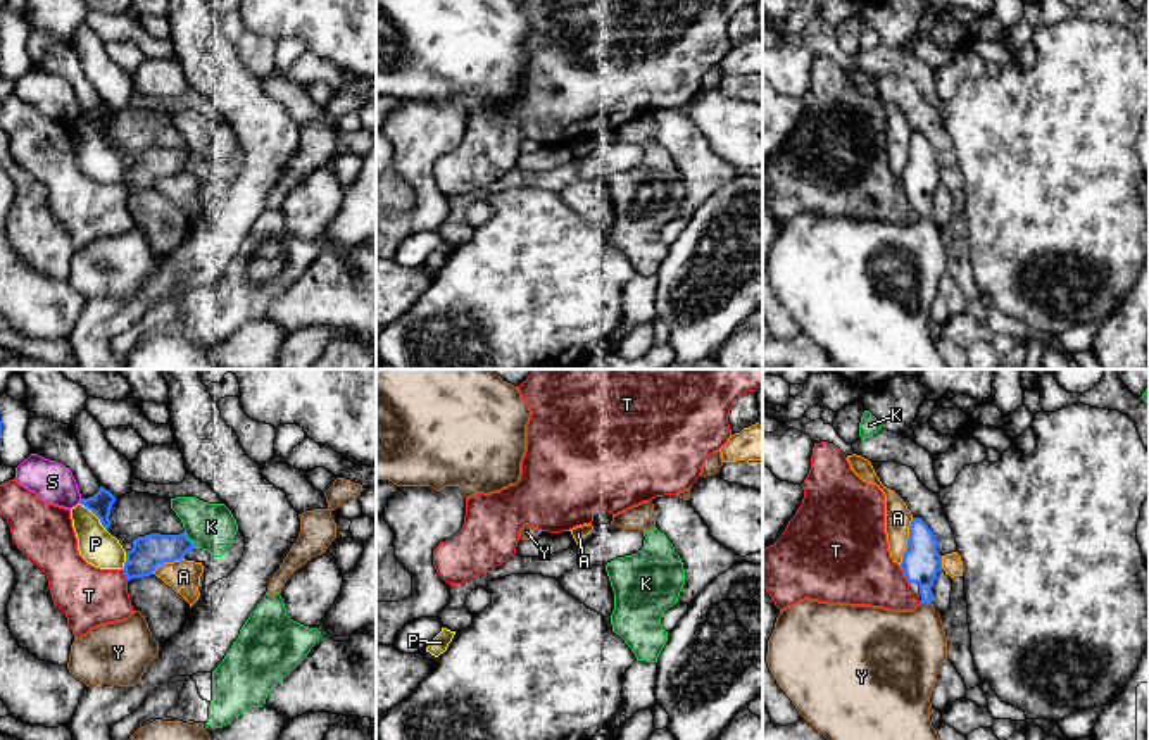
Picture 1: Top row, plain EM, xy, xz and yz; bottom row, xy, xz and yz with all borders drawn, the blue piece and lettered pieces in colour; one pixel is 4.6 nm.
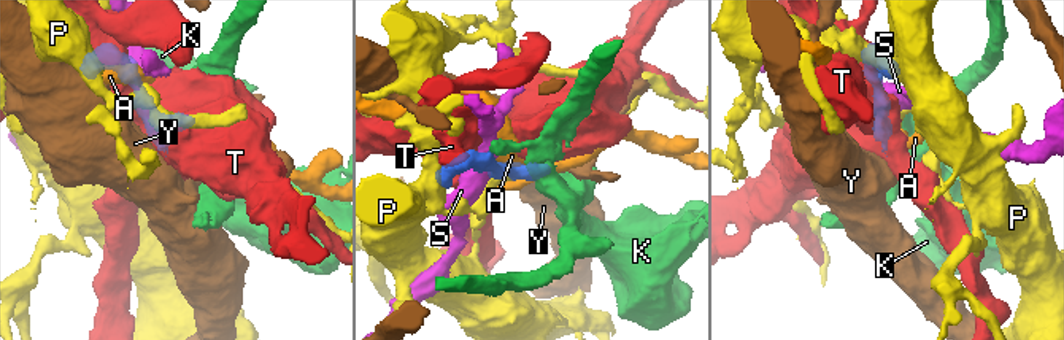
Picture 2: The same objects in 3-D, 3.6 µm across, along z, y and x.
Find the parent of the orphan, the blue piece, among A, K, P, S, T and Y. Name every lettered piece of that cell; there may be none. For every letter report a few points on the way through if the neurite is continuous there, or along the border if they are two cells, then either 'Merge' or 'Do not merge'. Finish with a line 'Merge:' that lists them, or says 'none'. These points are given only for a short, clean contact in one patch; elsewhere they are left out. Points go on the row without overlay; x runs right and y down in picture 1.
A: Do not merge
K: Do not merge
P: Do not merge
S: Boundary: xy (81, 112), (78, 116). Do not merge
T: Do not merge
Y: Path across: yz (922, 175), (927, 214), (922, 244), (904, 263). Merge
Merge: Y

